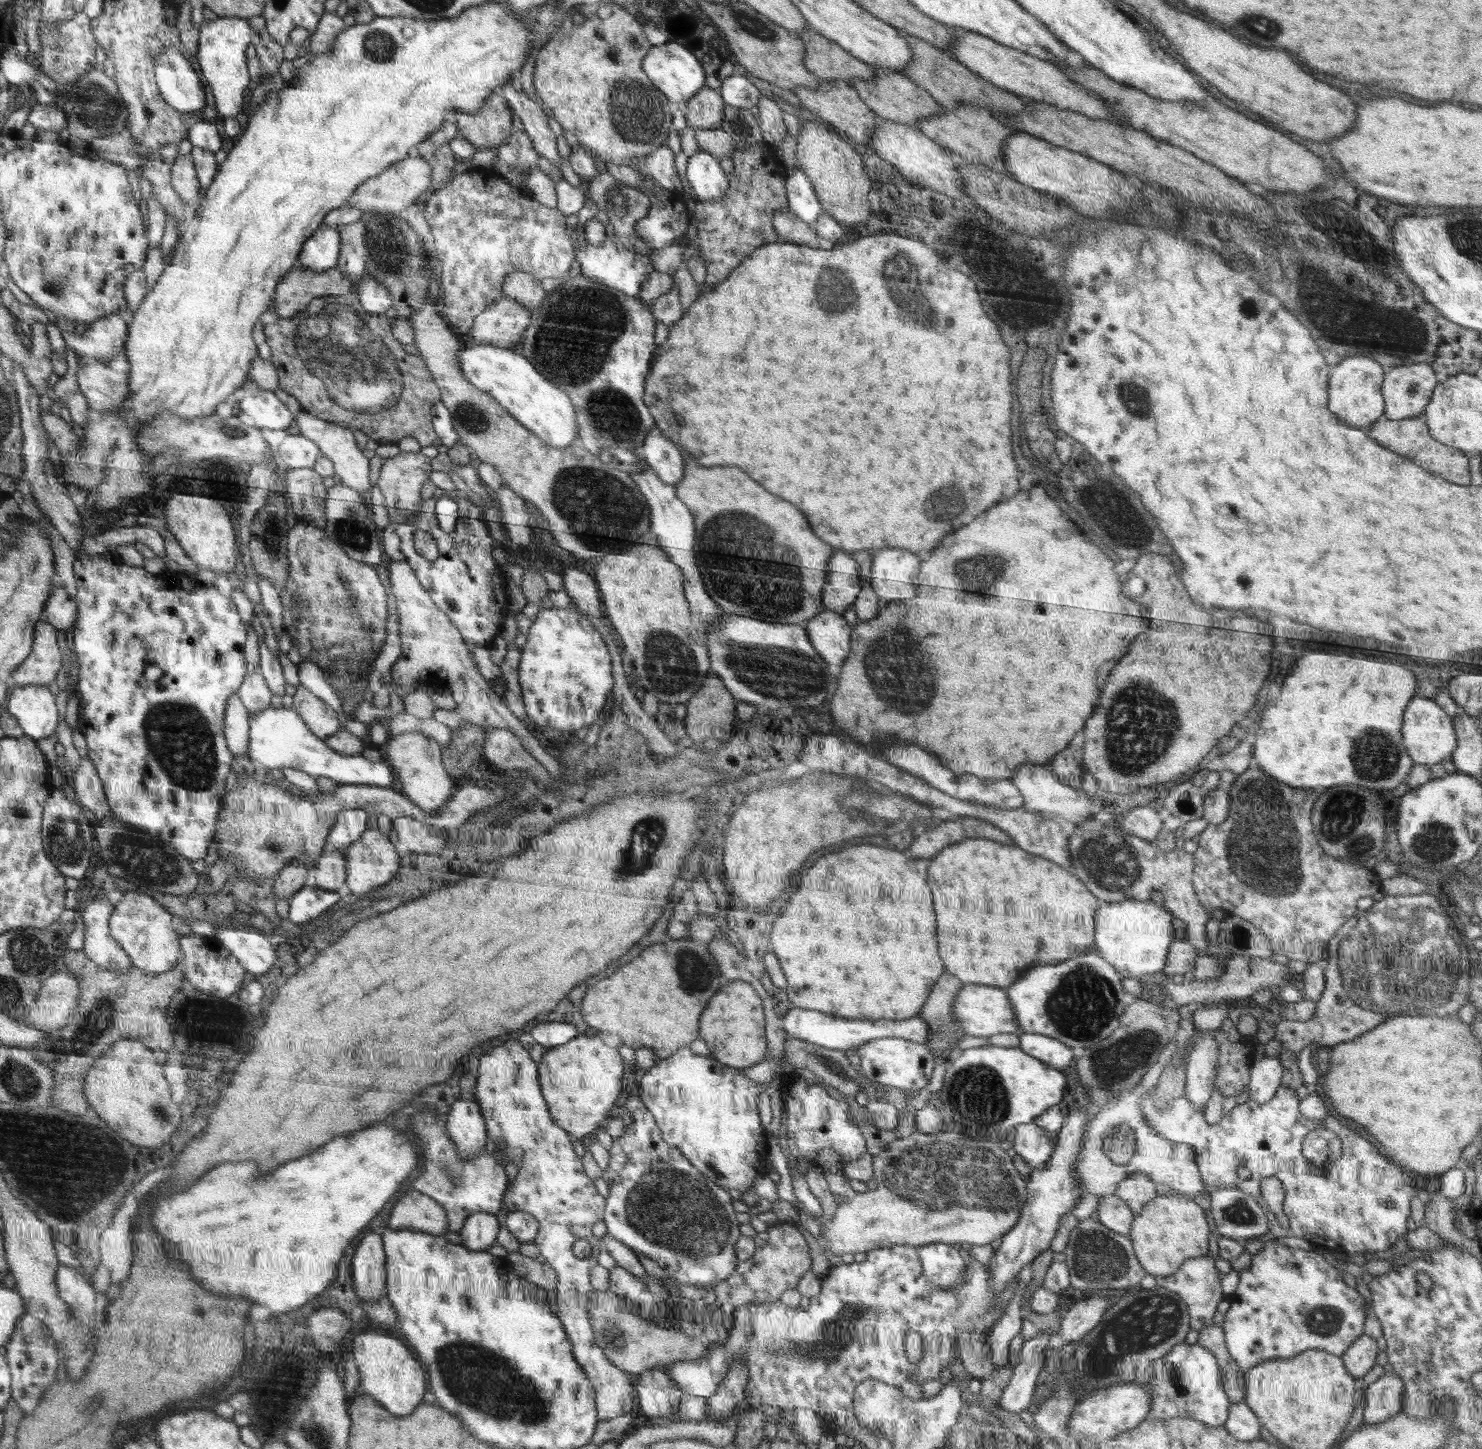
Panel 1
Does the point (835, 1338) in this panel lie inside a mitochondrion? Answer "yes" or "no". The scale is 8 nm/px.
yes

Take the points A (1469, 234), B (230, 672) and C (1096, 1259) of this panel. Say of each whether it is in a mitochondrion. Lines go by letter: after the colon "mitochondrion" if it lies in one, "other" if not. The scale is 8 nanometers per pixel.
A: mitochondrion
B: other
C: mitochondrion

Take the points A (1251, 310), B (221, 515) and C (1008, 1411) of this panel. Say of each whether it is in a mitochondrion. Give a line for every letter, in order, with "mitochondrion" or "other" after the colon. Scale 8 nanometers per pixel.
A: mitochondrion
B: other
C: other

